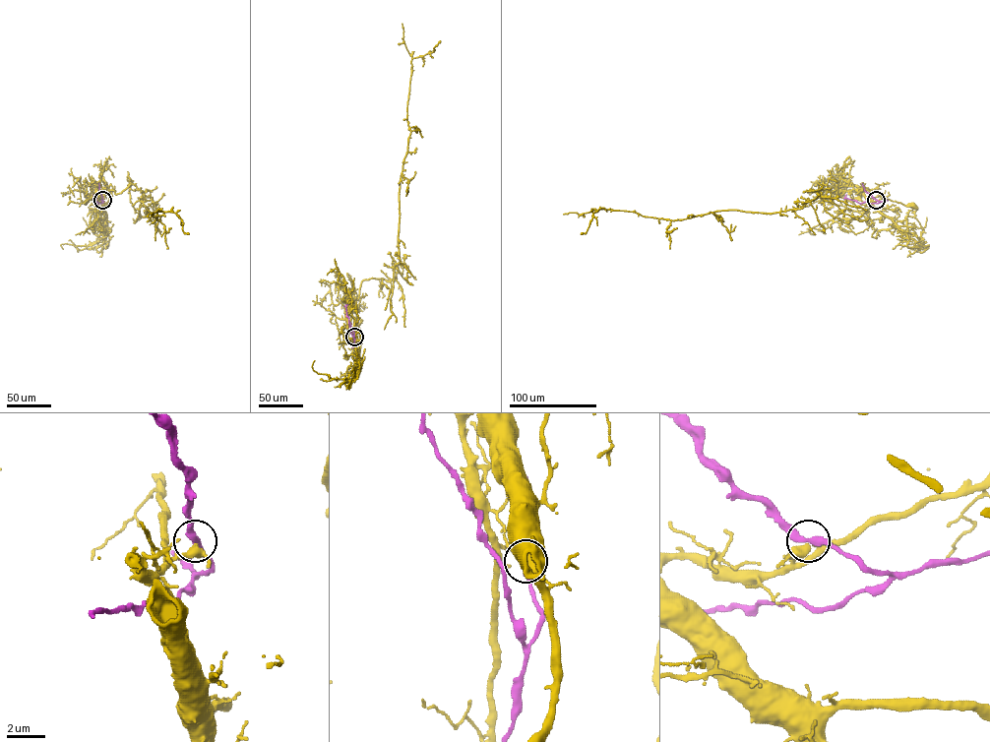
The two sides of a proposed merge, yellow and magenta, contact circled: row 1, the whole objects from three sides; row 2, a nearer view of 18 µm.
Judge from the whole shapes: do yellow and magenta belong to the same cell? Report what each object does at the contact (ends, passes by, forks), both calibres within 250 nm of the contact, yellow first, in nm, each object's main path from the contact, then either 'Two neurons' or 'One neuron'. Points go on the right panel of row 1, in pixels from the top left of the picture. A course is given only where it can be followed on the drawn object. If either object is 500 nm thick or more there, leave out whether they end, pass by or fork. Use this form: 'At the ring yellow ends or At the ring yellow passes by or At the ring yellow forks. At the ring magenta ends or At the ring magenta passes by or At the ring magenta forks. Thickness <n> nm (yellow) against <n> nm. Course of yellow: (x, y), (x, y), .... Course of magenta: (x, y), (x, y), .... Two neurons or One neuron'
At the ring yellow passes by. At the ring magenta passes by. Thickness 360 nm (yellow) against 340 nm. Course of yellow: (876, 200), (869, 201), (854, 185), (841, 186), (841, 190), (862, 188), (877, 192), (884, 198), (913, 205). Course of magenta: (876, 200), (880, 202), (860, 203), (845, 198), (846, 194). One neuron

